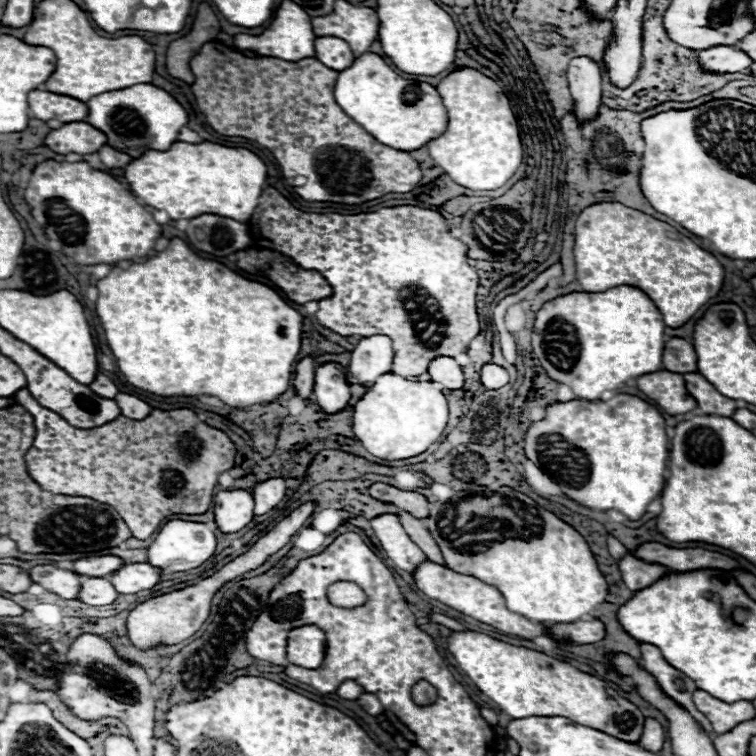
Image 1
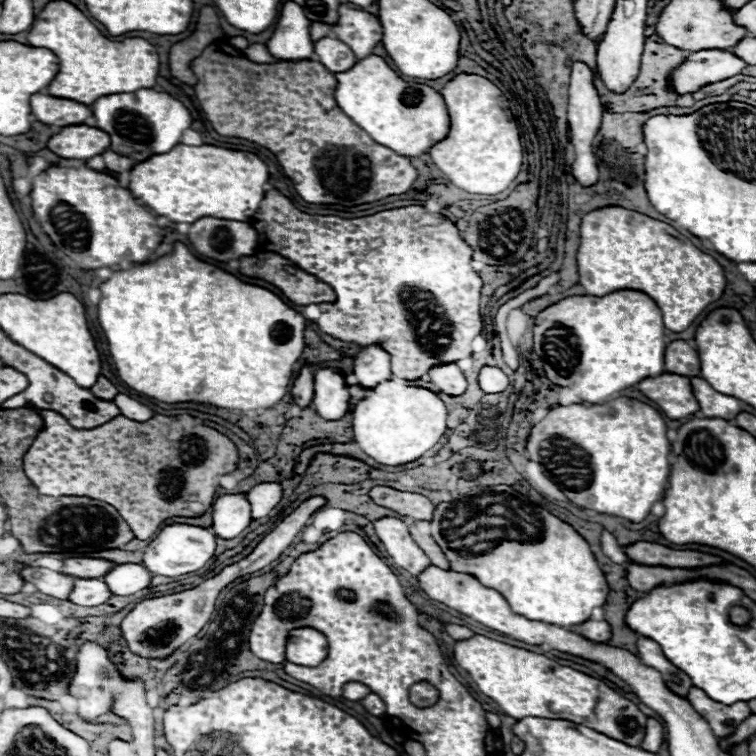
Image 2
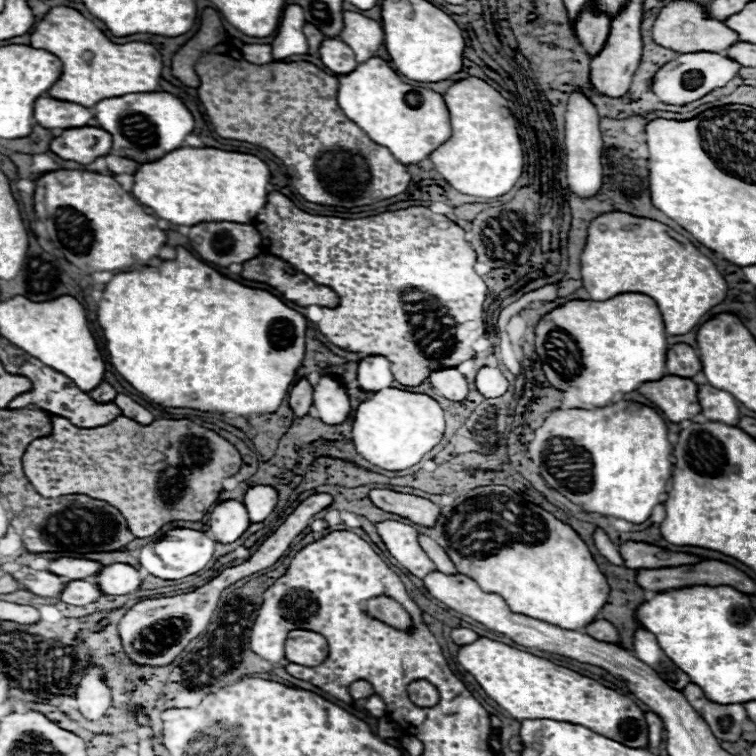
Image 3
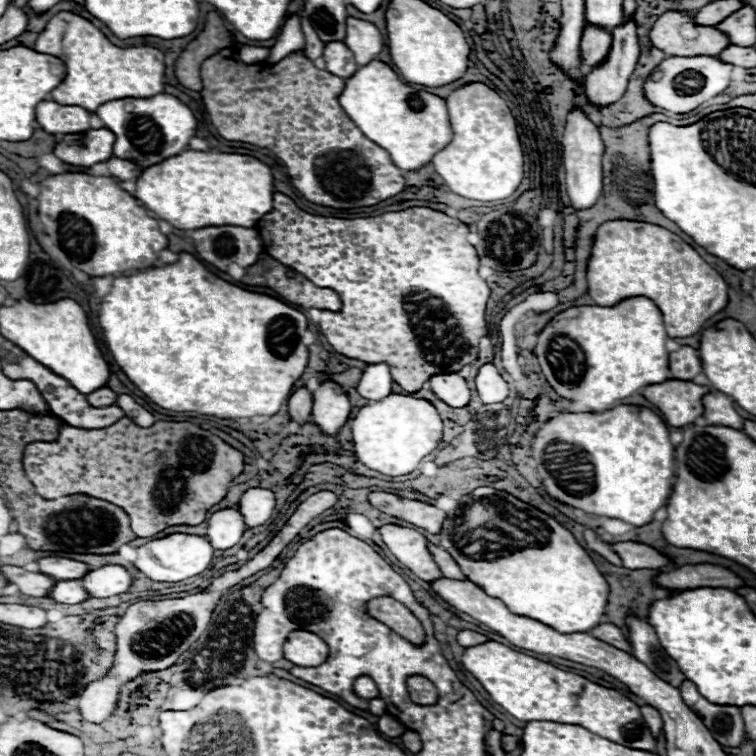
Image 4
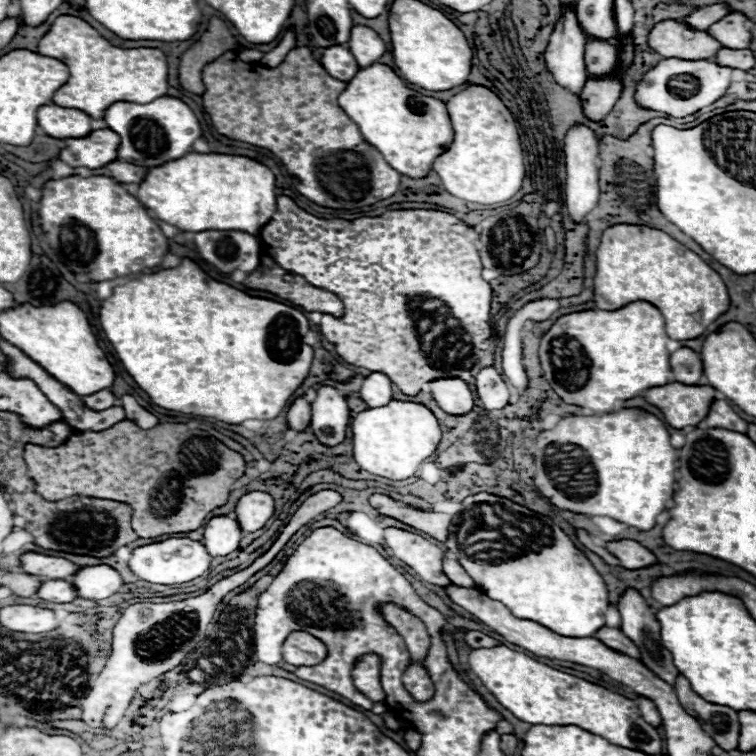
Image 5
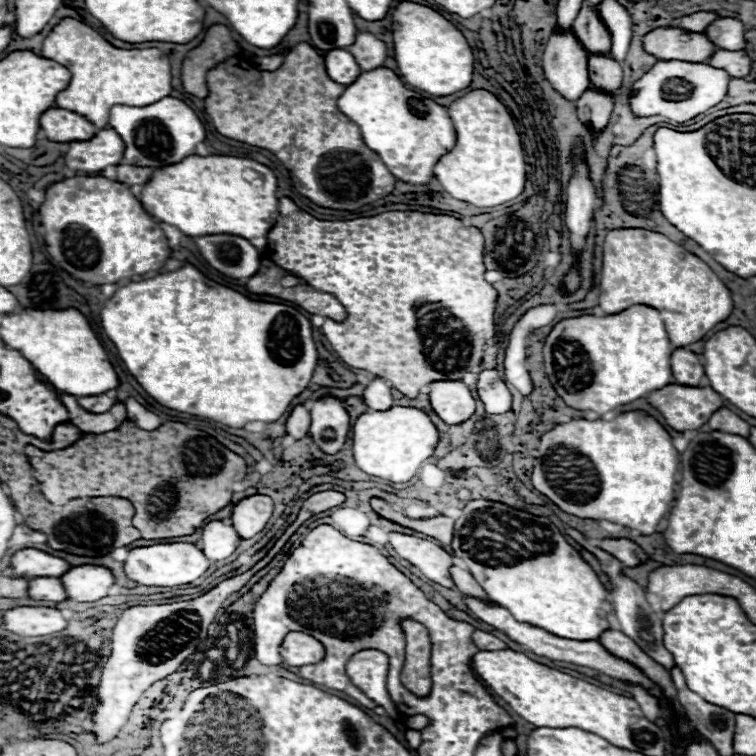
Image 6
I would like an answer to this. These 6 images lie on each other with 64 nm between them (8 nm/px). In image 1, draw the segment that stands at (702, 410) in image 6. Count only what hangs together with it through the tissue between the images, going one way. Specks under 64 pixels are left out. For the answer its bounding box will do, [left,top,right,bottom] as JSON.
[638,370,696,414]

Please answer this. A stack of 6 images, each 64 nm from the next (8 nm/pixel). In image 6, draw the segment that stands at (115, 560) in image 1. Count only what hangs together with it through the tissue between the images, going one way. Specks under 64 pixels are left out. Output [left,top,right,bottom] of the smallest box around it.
[12,548,72,578]

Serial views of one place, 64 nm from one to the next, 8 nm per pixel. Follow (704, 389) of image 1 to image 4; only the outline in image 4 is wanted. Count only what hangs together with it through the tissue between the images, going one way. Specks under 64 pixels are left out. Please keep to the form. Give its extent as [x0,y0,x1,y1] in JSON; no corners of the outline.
[702,390,742,430]

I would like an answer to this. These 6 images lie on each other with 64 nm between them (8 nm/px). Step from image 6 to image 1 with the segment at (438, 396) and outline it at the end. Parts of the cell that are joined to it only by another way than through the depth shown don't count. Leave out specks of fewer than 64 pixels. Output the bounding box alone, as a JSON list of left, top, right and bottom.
[428,356,464,390]

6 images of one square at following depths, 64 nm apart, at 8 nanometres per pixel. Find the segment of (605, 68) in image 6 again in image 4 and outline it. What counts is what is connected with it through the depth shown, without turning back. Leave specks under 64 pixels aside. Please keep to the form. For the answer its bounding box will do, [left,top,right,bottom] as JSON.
[580,24,612,66]

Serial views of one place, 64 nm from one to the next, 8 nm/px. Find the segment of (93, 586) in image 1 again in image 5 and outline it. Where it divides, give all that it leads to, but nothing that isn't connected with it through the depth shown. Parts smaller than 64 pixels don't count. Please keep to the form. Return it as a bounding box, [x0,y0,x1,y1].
[38,580,78,604]

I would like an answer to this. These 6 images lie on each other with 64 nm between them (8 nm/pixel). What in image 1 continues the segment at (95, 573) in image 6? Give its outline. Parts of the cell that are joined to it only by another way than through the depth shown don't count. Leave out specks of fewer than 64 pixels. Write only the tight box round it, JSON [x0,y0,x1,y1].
[108,562,162,594]

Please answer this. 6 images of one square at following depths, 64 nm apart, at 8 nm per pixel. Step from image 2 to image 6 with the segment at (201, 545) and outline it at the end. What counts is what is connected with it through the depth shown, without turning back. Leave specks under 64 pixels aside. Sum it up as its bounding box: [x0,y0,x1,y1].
[124,542,210,586]

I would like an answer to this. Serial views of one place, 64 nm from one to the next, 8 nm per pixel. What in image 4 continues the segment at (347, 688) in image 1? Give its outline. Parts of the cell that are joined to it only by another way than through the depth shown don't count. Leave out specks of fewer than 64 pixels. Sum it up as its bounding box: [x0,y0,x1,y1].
[354,676,380,700]

